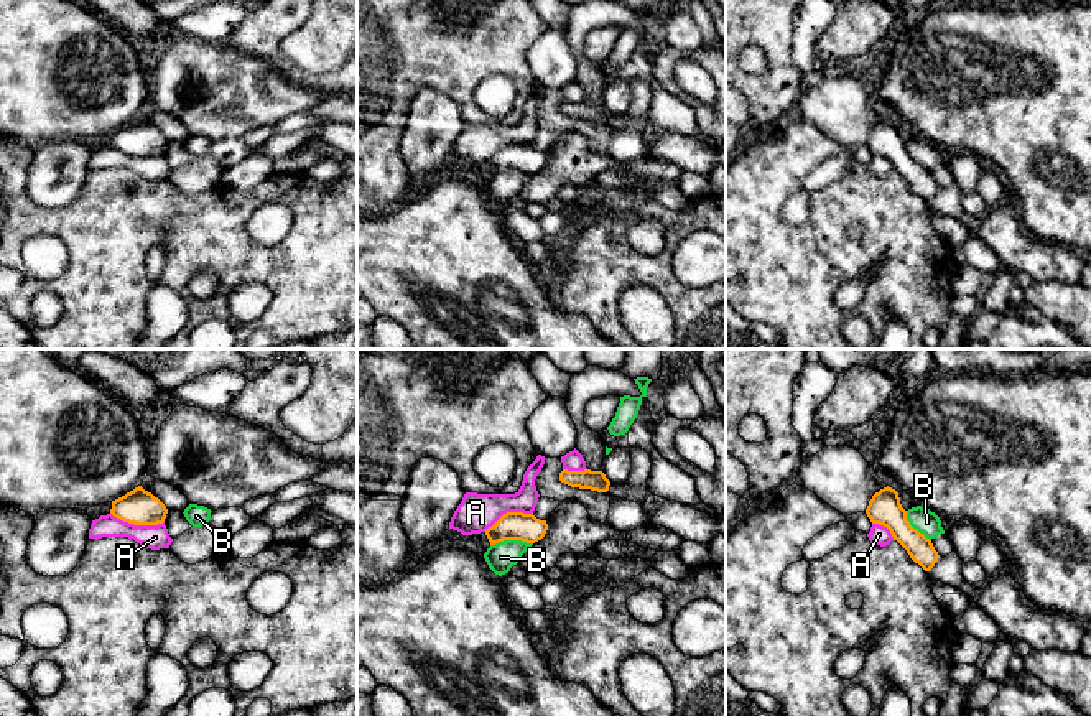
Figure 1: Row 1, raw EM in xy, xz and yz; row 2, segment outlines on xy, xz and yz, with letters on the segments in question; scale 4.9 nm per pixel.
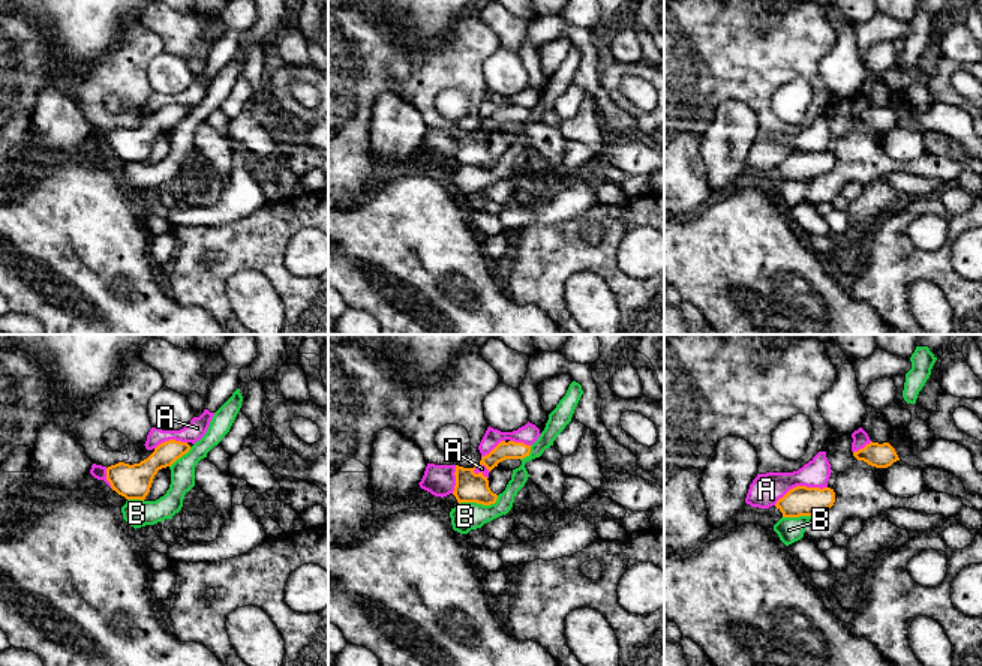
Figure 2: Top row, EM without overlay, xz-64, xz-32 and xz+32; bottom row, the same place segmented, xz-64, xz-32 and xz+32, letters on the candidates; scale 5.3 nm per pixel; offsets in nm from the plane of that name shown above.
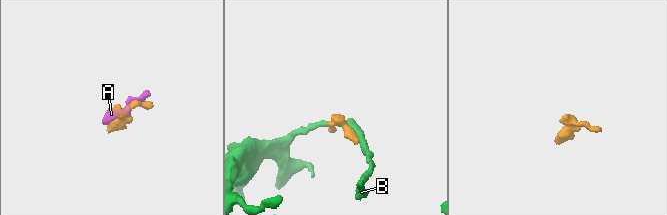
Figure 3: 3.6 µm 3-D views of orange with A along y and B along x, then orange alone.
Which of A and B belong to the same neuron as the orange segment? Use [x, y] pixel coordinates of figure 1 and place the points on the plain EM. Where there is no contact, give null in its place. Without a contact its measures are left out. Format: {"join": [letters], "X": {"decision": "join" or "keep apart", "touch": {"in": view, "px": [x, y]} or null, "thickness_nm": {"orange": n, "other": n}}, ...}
{"join": [], "A": {"decision": "keep apart", "touch": {"in": "xy", "px": [137, 155]}, "thickness_nm": {"orange": 180, "other": 120}}, "B": {"decision": "keep apart", "touch": {"in": "xz", "px": [510, 170]}, "thickness_nm": {"orange": 140, "other": 140}}}

